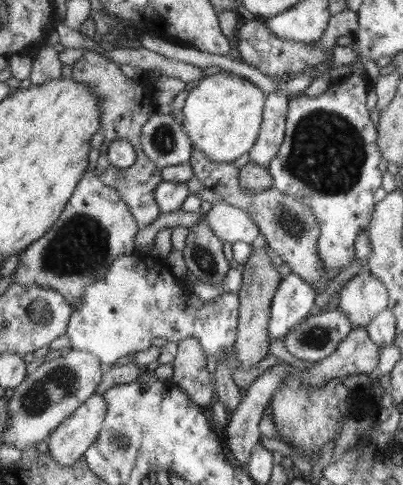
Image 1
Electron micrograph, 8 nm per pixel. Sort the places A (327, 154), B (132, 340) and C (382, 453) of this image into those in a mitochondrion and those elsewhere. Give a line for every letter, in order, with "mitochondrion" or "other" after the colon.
A: mitochondrion
B: other
C: other

